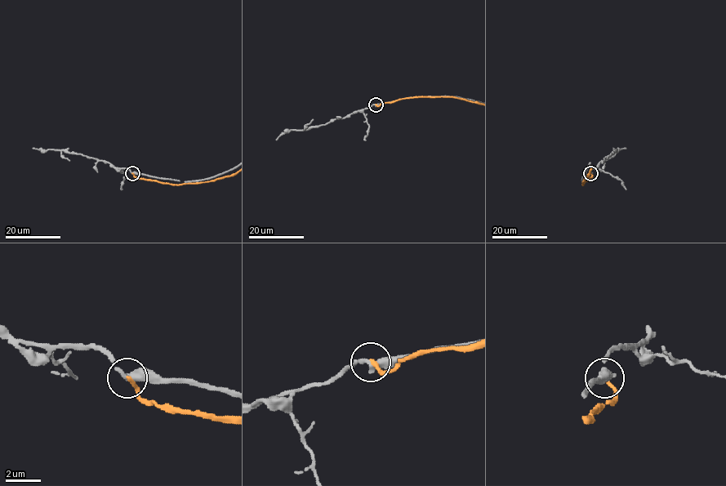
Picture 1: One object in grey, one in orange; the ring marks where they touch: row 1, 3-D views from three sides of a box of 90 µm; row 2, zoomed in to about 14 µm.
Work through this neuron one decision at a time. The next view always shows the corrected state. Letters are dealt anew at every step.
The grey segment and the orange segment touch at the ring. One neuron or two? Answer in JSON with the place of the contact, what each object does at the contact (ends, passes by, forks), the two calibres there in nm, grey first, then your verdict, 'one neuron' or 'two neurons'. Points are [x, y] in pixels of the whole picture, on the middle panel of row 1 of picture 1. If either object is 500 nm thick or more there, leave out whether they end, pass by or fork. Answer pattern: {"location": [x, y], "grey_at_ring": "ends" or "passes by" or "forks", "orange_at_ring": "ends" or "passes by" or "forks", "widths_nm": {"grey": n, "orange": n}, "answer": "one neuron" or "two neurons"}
{"location": [376, 104], "grey_at_ring": "passes by", "orange_at_ring": "ends", "widths_nm": {"grey": 360, "orange": 220}, "answer": "two neurons"}

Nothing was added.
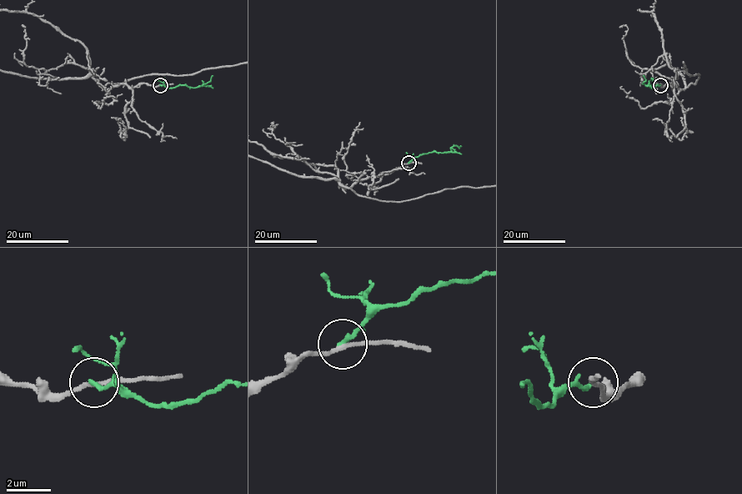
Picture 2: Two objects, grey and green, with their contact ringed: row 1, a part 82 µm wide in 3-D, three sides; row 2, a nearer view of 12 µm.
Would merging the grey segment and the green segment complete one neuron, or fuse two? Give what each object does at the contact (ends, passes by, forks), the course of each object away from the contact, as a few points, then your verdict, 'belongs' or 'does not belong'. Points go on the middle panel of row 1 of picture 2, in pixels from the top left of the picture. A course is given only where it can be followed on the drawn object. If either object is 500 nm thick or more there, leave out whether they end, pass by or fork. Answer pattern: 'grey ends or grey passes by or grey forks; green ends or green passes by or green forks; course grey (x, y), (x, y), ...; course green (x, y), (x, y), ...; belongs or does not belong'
grey passes by; green ends; course green (408, 163), (420, 154), (447, 153), (456, 145), (459, 148), (461, 145); does not belong

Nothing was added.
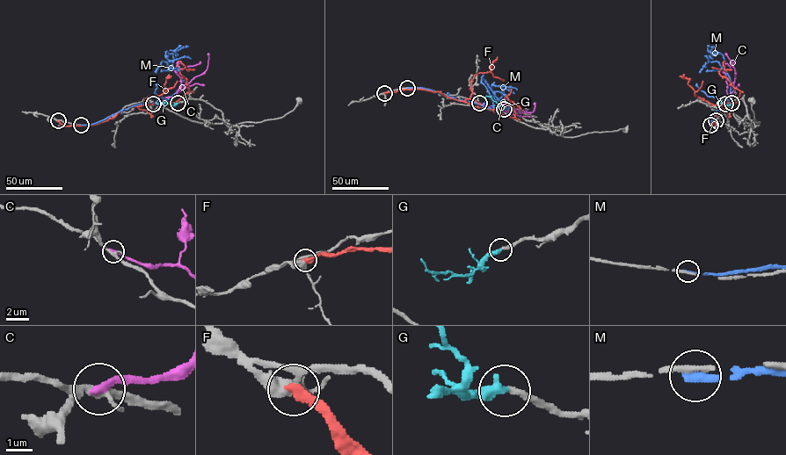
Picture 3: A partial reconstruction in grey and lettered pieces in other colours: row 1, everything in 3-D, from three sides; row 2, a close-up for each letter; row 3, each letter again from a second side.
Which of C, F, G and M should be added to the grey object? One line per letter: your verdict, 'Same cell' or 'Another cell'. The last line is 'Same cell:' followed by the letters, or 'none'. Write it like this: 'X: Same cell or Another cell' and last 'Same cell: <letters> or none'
C: Another cell
F: Another cell
G: Same cell
M: Another cell
Same cell: G

